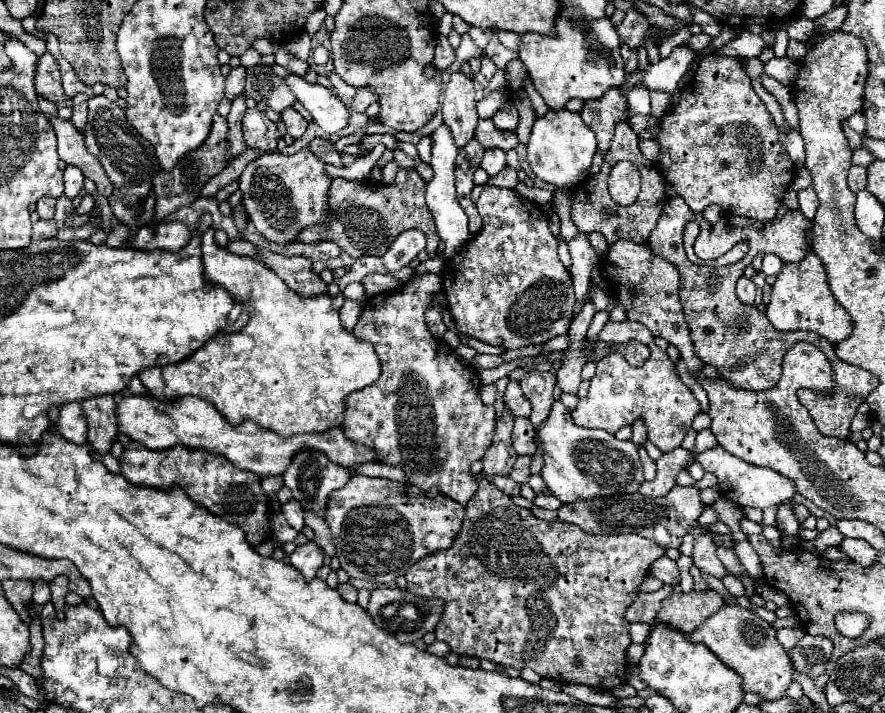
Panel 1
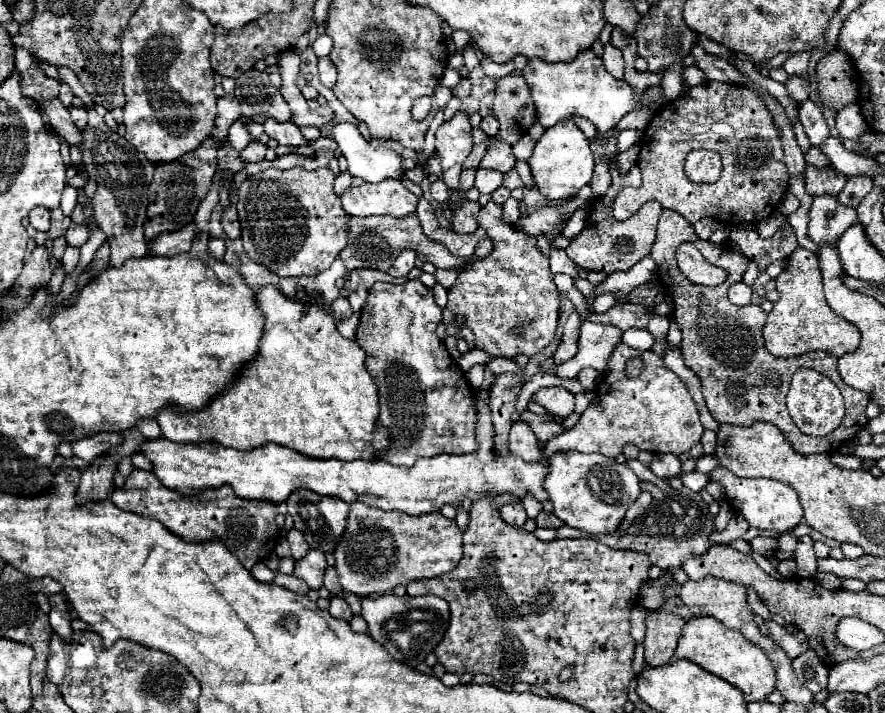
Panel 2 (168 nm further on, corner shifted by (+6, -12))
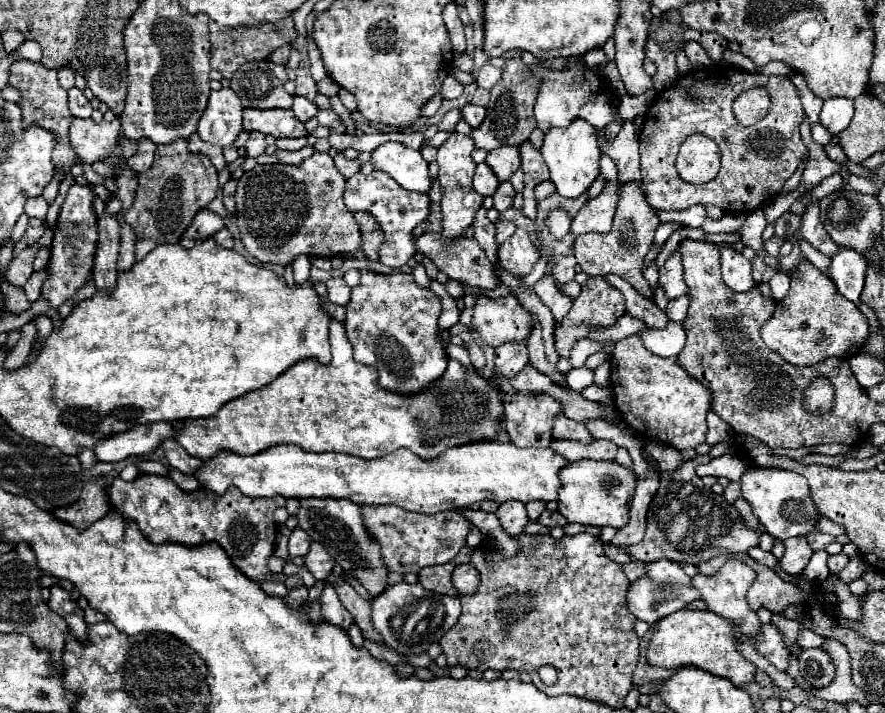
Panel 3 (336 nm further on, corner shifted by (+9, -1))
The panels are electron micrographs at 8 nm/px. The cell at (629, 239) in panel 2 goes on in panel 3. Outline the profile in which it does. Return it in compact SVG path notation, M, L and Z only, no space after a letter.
M634 181L622 183L622 197L618 199L618 209L614 213L614 223L610 233L586 233L578 235L574 241L574 257L586 275L598 277L606 273L614 273L636 287L644 297L650 297L652 291L648 281L642 277L642 259L650 251L654 241L656 225L660 223L656 211L646 203L644 193Z

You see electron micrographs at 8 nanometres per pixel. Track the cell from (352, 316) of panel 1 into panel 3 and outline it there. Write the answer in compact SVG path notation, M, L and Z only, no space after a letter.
M328 279L326 281L328 287L328 299L336 305L348 305L350 301L350 287L344 283L344 279Z

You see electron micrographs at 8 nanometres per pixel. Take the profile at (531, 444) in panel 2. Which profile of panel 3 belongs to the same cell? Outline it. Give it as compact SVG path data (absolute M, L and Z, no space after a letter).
M504 395L506 429L512 443L518 447L548 447L552 439L552 419L558 413L562 413L562 409L550 395Z

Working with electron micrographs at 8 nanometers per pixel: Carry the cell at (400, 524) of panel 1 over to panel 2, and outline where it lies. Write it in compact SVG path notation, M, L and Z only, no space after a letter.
M351 504L349 524L345 536L337 544L335 568L339 574L339 584L345 592L357 596L381 596L389 594L395 586L407 586L413 580L435 578L449 570L453 570L463 556L463 534L457 528L455 520L447 520L441 512L433 512L433 516L405 516L401 512L377 512L377 508L369 508L367 504Z

